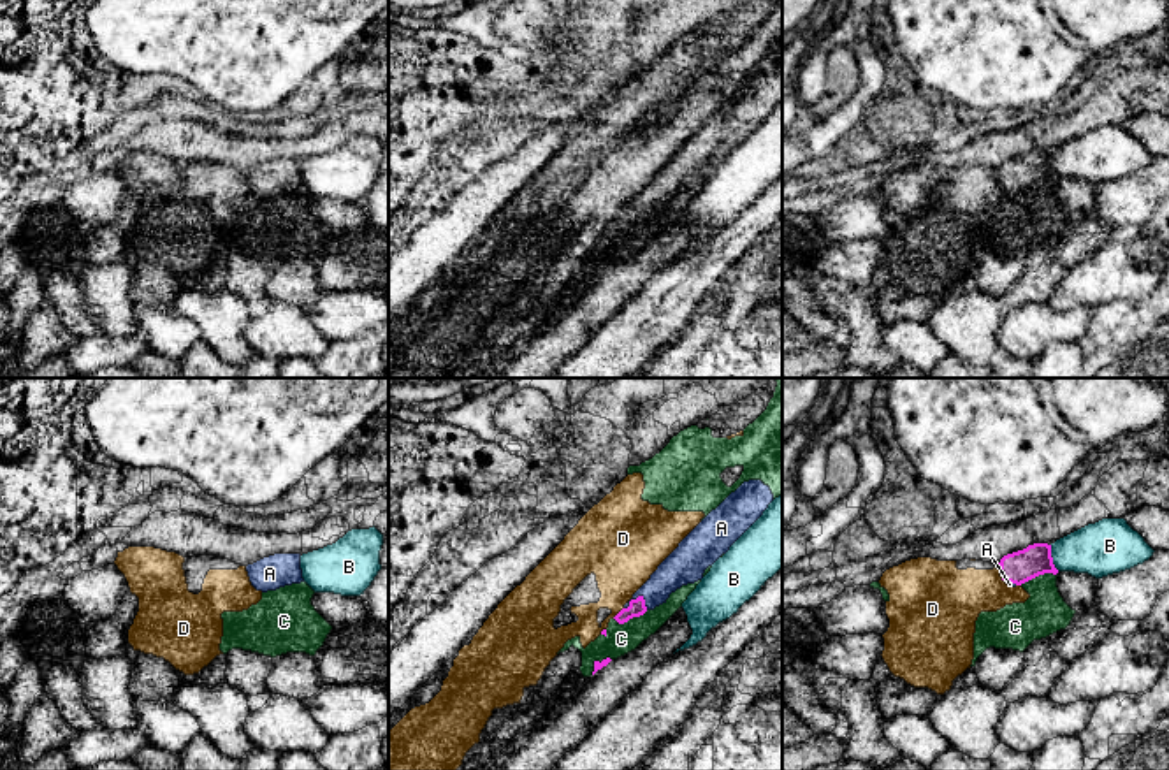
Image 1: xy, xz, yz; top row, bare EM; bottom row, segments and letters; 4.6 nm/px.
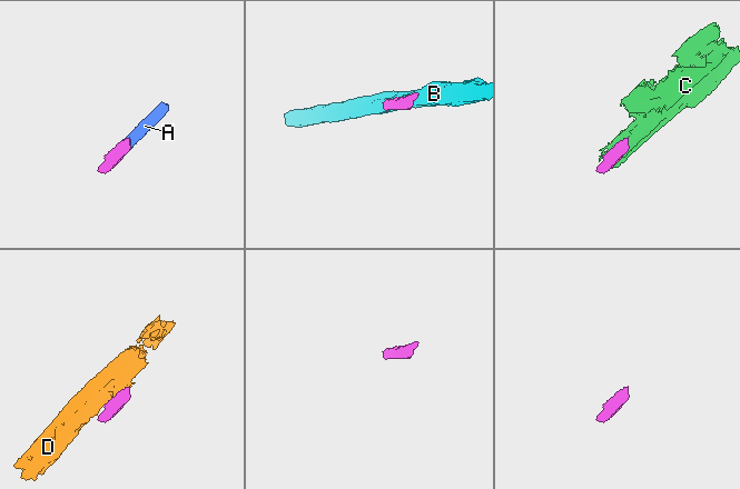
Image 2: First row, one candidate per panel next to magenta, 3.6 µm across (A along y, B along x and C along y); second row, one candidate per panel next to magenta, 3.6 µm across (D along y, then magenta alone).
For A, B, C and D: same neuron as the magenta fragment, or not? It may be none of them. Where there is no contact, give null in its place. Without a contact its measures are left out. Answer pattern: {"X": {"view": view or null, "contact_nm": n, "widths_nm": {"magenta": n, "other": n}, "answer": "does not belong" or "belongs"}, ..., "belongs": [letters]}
{"A": {"view": "xz", "contact_nm": 110, "widths_nm": {"magenta": 80, "other": 150}, "answer": "belongs"}, "B": {"view": "yz", "contact_nm": 130, "widths_nm": {"magenta": 150, "other": 240}, "answer": "does not belong"}, "C": {"view": "yz", "contact_nm": 180, "widths_nm": {"magenta": 150, "other": 200}, "answer": "does not belong"}, "D": {"view": "yz", "contact_nm": 70, "widths_nm": {"magenta": 150, "other": 280}, "answer": "does not belong"}, "belongs": ["A"]}

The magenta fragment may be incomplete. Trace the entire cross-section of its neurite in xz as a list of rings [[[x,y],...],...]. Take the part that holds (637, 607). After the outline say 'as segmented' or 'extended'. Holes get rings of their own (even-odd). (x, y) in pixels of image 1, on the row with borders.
[[[761,480],[744,482],[679,543],[614,619],[624,624],[666,603],[670,594],[682,585],[701,580],[705,570],[730,550],[730,547],[763,515],[772,501],[773,494]]]; extended

